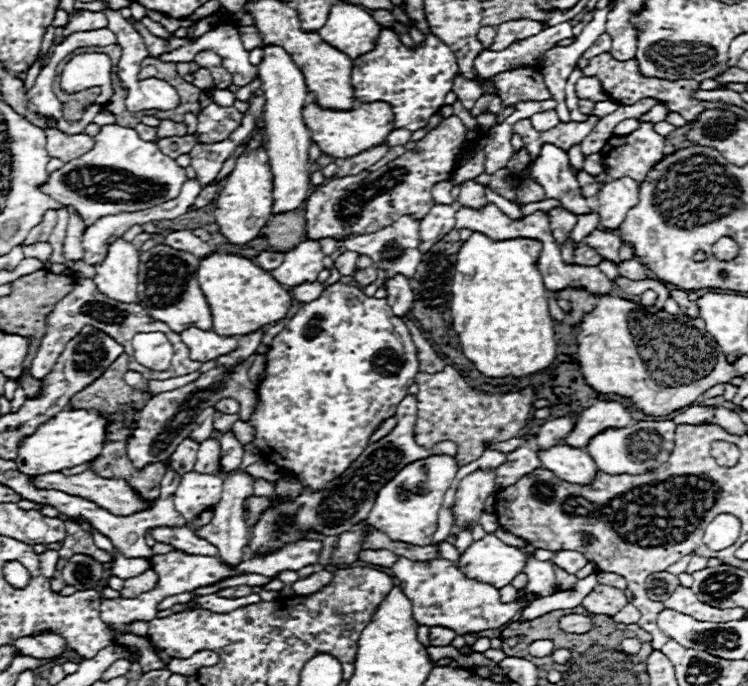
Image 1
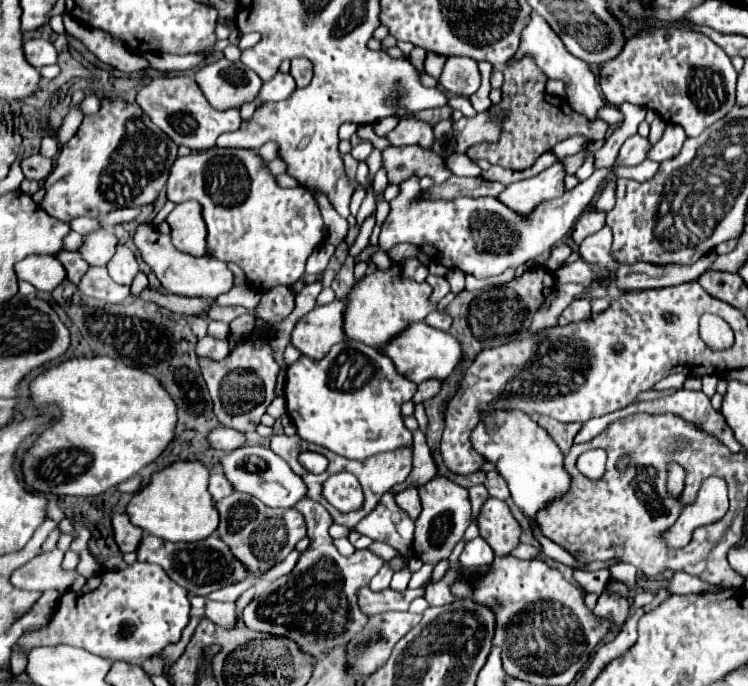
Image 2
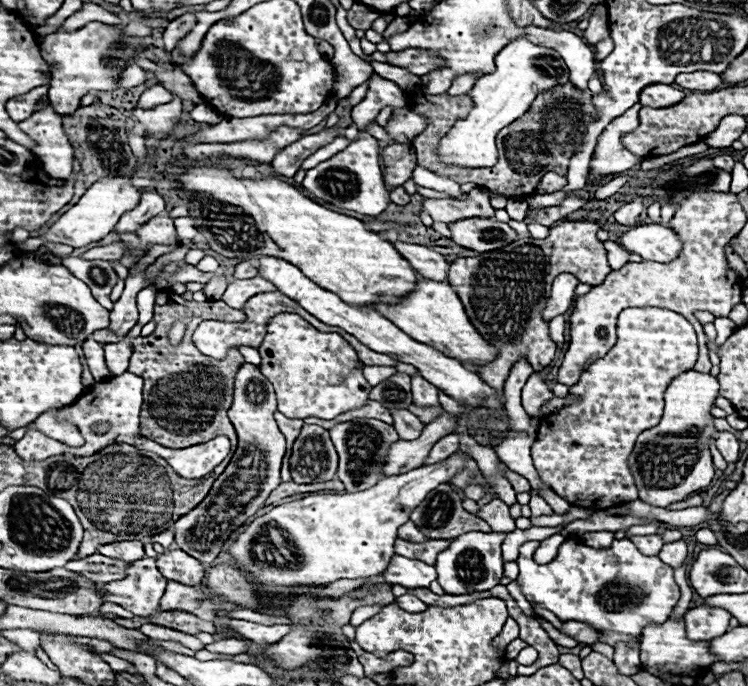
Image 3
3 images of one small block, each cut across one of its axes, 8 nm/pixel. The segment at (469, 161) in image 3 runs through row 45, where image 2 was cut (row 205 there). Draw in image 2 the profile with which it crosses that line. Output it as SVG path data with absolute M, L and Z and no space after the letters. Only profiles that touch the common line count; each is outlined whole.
M556 162L556 164L552 164L550 168L546 168L544 172L540 172L534 178L520 180L516 184L510 184L498 196L498 200L504 202L514 212L528 214L542 200L558 198L560 194L564 194L564 178L566 178L564 164Z

